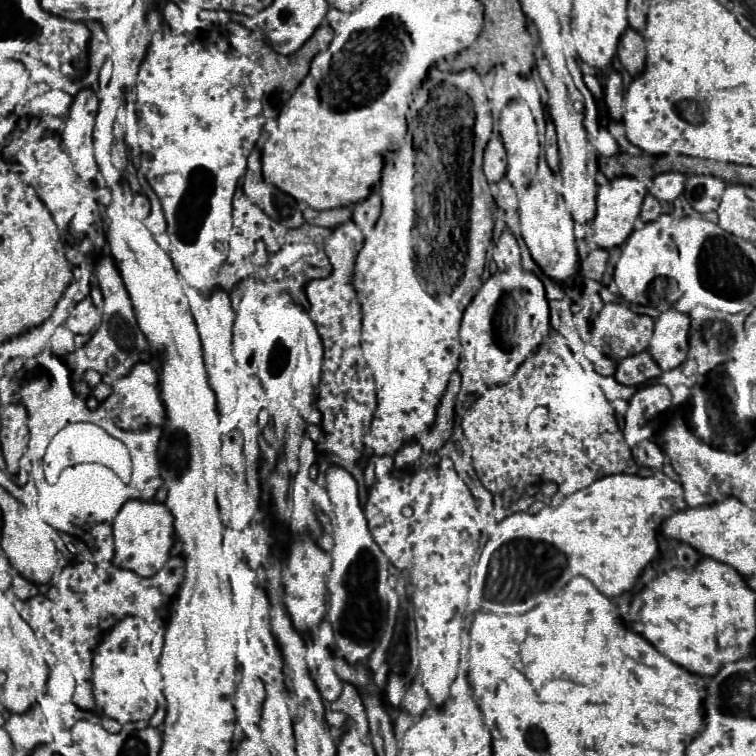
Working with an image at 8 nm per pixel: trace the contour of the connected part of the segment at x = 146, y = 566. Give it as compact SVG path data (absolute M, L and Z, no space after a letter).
M128 500L114 518L114 558L112 564L140 576L156 574L168 560L172 546L172 516L164 504Z

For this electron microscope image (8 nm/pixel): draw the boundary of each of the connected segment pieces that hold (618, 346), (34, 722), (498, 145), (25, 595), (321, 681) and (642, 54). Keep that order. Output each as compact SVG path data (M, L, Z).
M604 304L590 326L588 340L604 356L616 360L646 350L652 336L652 318L632 314L622 304Z
M36 702L36 706L32 706L32 710L26 710L24 714L12 714L6 724L6 730L18 750L32 750L34 744L52 740L52 734L44 730L44 726L46 720L42 708Z
M500 136L490 138L486 150L484 150L484 174L490 182L498 182L500 178L504 178L506 174L506 166L508 166L508 154L504 148L504 142L500 140Z
M16 574L12 578L12 590L14 590L14 594L16 594L18 600L28 600L28 598L34 598L38 594L38 586L32 584L32 582L28 582L20 574Z
M326 670L316 672L316 682L318 682L318 688L320 688L326 704L330 704L330 702L340 698L344 684L338 680L338 676L334 672L330 672L330 670L328 672Z
M624 30L624 34L620 36L618 42L618 50L616 50L622 66L630 72L636 74L636 70L640 70L644 66L646 60L646 46L644 46L644 36L638 30Z

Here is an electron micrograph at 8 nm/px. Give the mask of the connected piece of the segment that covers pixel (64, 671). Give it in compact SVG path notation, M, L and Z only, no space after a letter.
M66 664L50 666L50 676L48 676L48 686L46 686L44 696L48 696L48 698L62 698L62 696L72 698L74 688L76 688L76 680Z

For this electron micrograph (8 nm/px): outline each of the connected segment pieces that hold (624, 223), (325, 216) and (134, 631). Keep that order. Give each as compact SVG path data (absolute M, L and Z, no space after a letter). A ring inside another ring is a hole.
M620 176L620 178L610 178L606 184L598 186L598 194L596 194L596 216L592 220L590 226L590 234L592 240L598 248L602 250L610 250L614 246L622 246L626 242L626 238L630 236L634 222L638 218L640 206L646 198L646 186L642 180L632 178L632 176Z
M340 206L340 208L330 208L330 210L314 210L314 208L304 208L304 220L308 224L316 224L316 226L324 226L324 228L334 228L342 222L346 222L350 218L352 210L348 206Z
M130 614L128 618L120 618L108 634L100 640L100 646L92 652L92 684L94 684L94 698L98 704L98 710L108 716L118 720L120 724L134 722L134 720L150 720L158 708L158 702L150 692L146 690L140 670L138 670L138 660L140 652L154 640L154 632L150 626L144 622L144 618Z

